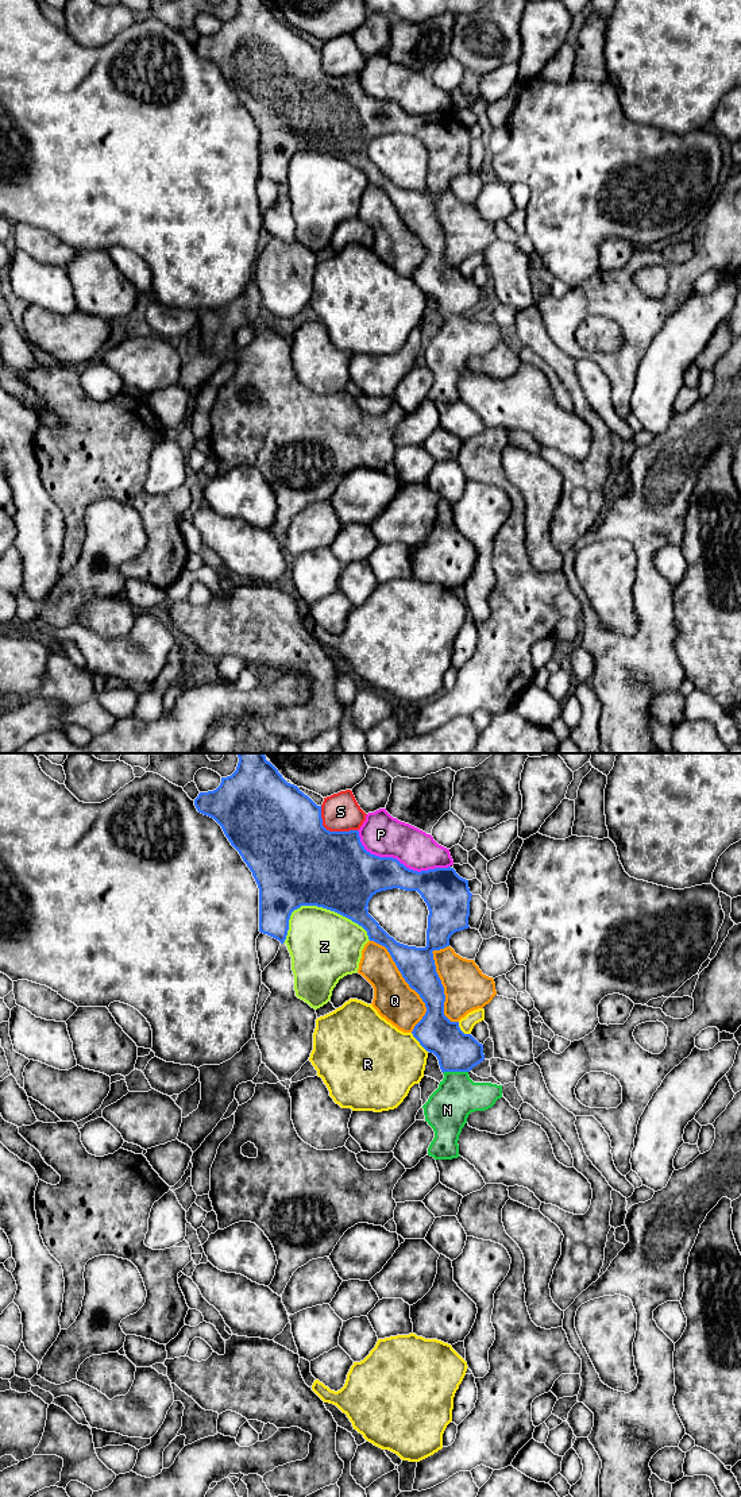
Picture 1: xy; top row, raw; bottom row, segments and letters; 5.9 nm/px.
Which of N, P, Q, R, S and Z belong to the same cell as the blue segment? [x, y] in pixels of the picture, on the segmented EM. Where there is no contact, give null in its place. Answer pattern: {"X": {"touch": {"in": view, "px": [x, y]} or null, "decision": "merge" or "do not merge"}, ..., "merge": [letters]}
{"N": {"touch": {"in": "xy", "px": [455, 1071]}, "decision": "merge"}, "P": {"touch": {"in": "xy", "px": [397, 860]}, "decision": "do not merge"}, "Q": {"touch": {"in": "xy", "px": [406, 982]}, "decision": "do not merge"}, "R": {"touch": {"in": "xy", "px": [419, 1041]}, "decision": "do not merge"}, "S": {"touch": {"in": "xy", "px": [331, 832]}, "decision": "do not merge"}, "Z": {"touch": {"in": "xy", "px": [317, 906]}, "decision": "do not merge"}, "merge": ["N"]}

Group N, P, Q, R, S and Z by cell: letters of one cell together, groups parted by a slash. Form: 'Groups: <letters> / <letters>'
Groups: N / P / Q / R / S / Z

